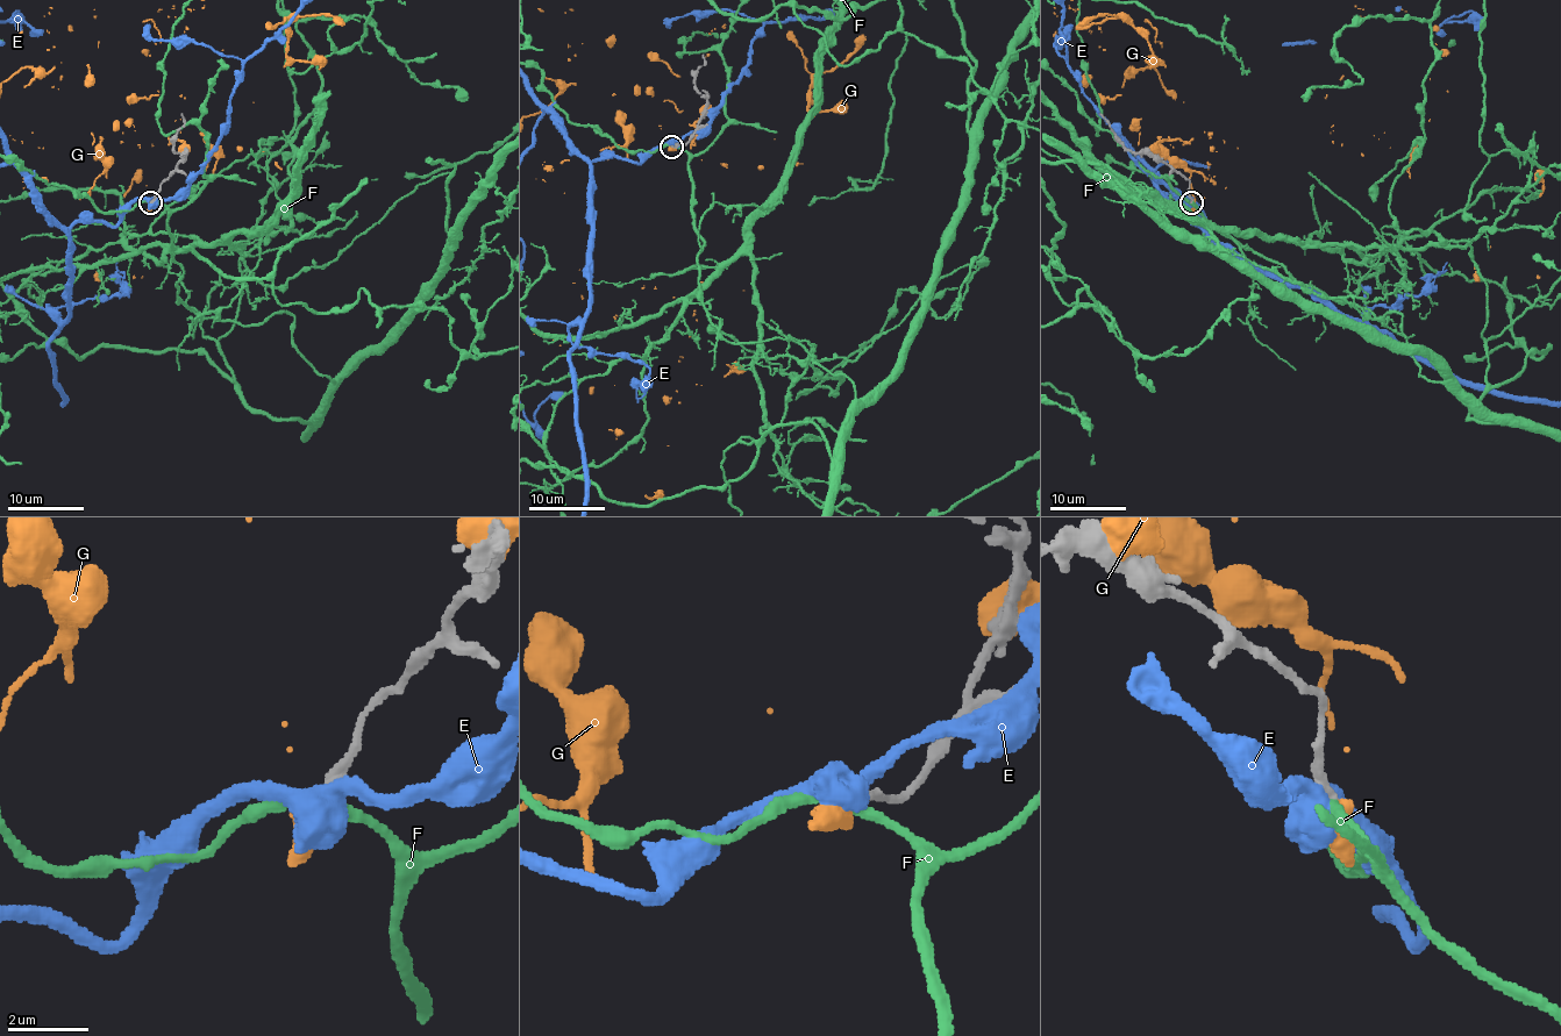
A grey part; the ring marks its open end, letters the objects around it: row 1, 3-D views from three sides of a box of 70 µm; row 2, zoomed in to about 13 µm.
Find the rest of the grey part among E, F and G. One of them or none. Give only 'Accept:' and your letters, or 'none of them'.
Accept: none of them

